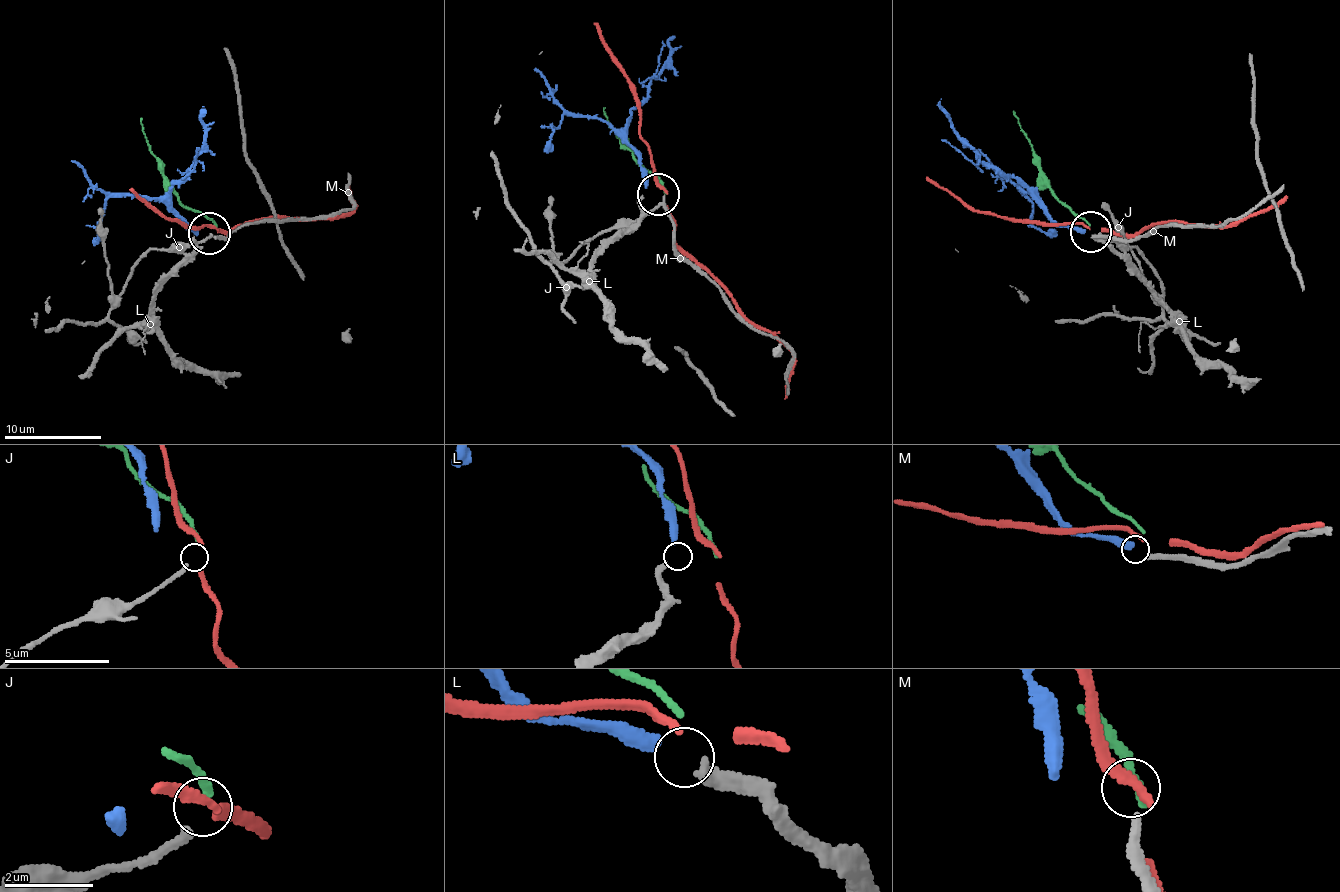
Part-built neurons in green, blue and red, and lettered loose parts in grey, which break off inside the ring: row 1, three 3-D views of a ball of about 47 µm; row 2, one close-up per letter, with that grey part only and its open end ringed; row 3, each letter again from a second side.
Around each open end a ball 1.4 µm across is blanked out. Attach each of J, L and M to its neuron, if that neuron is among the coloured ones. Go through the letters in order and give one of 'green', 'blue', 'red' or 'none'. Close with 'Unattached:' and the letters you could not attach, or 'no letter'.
J: green
L: blue
M: none
Unattached: M

